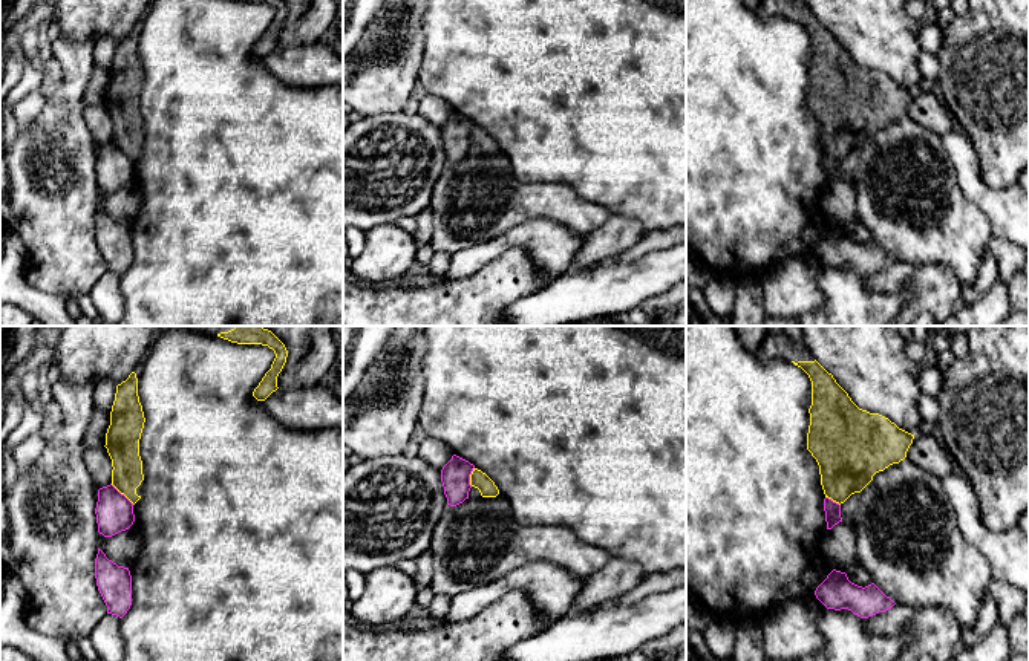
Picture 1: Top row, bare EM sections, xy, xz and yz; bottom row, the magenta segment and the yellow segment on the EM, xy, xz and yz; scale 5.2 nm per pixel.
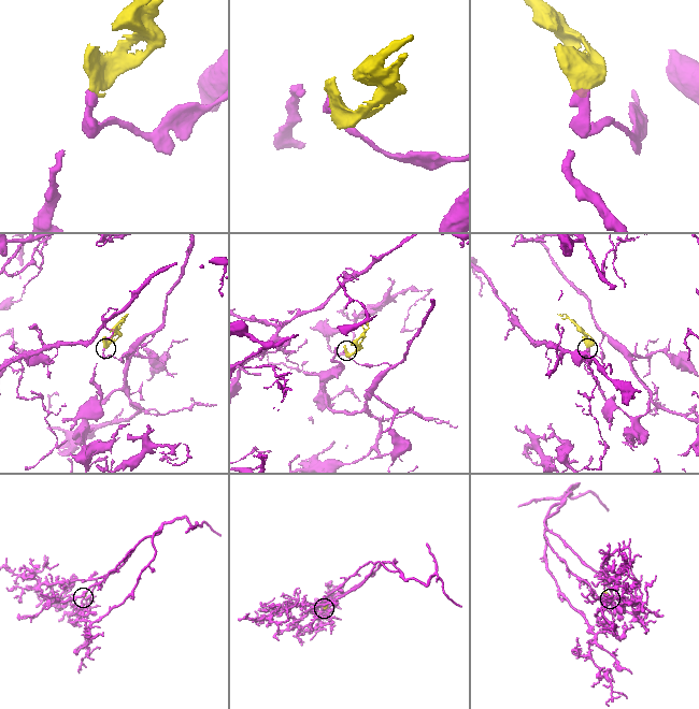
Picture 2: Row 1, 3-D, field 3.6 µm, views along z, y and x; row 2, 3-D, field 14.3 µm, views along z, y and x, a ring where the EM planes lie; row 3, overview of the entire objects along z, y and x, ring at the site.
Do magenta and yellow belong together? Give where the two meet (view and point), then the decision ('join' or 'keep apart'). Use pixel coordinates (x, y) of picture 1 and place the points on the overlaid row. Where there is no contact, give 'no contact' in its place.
contact xy (123, 494); keep apart

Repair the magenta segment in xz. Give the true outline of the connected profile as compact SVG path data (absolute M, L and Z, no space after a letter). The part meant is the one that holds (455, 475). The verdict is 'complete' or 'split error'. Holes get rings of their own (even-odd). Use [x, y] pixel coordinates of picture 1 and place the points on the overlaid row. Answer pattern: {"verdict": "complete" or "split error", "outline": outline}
{"verdict": "complete", "outline": "M453 454L452 459L441 470L441 482L447 505L456 506L469 499L470 474L475 465L469 461Z"}

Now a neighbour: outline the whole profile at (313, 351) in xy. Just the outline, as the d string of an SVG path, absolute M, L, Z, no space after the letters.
M262 326L286 347L288 357L277 376L279 389L315 386L335 367L338 346L332 326Z

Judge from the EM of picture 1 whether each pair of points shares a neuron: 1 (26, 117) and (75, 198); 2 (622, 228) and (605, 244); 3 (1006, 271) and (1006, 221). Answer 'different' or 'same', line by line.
1: different
2: same
3: different

